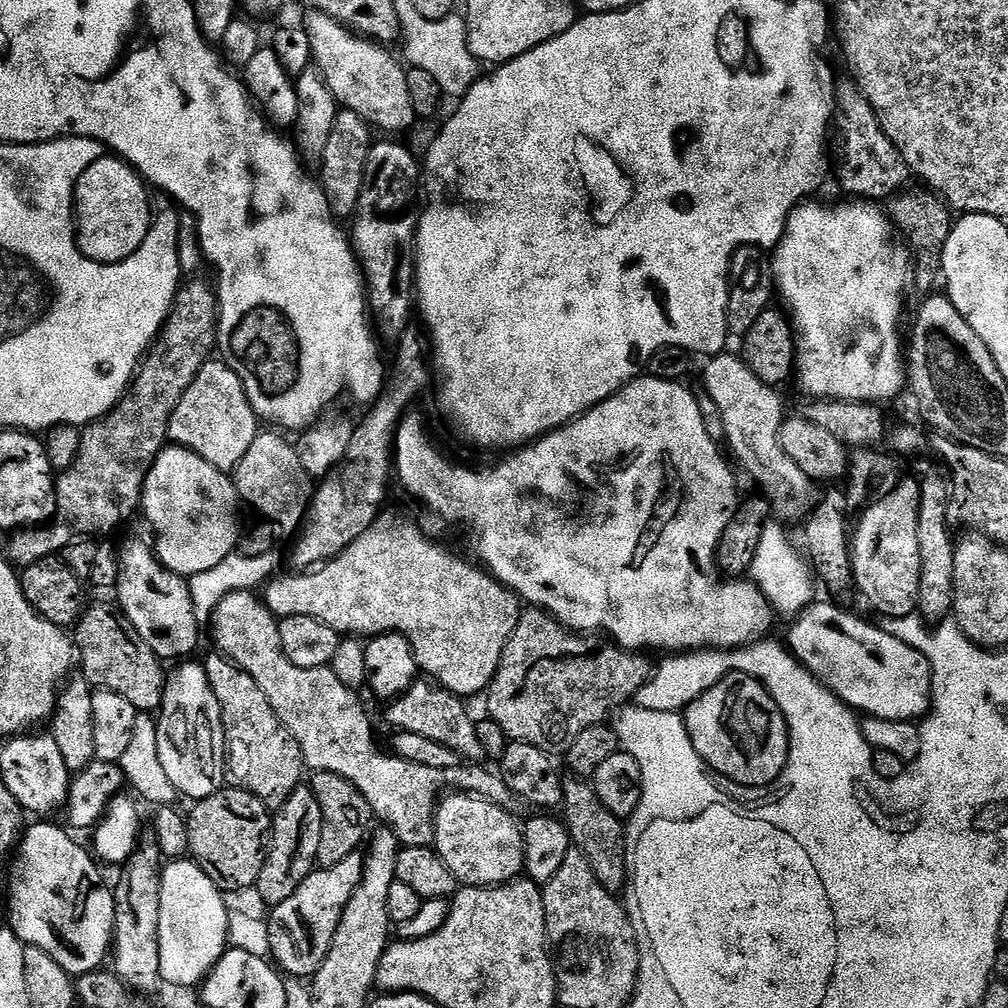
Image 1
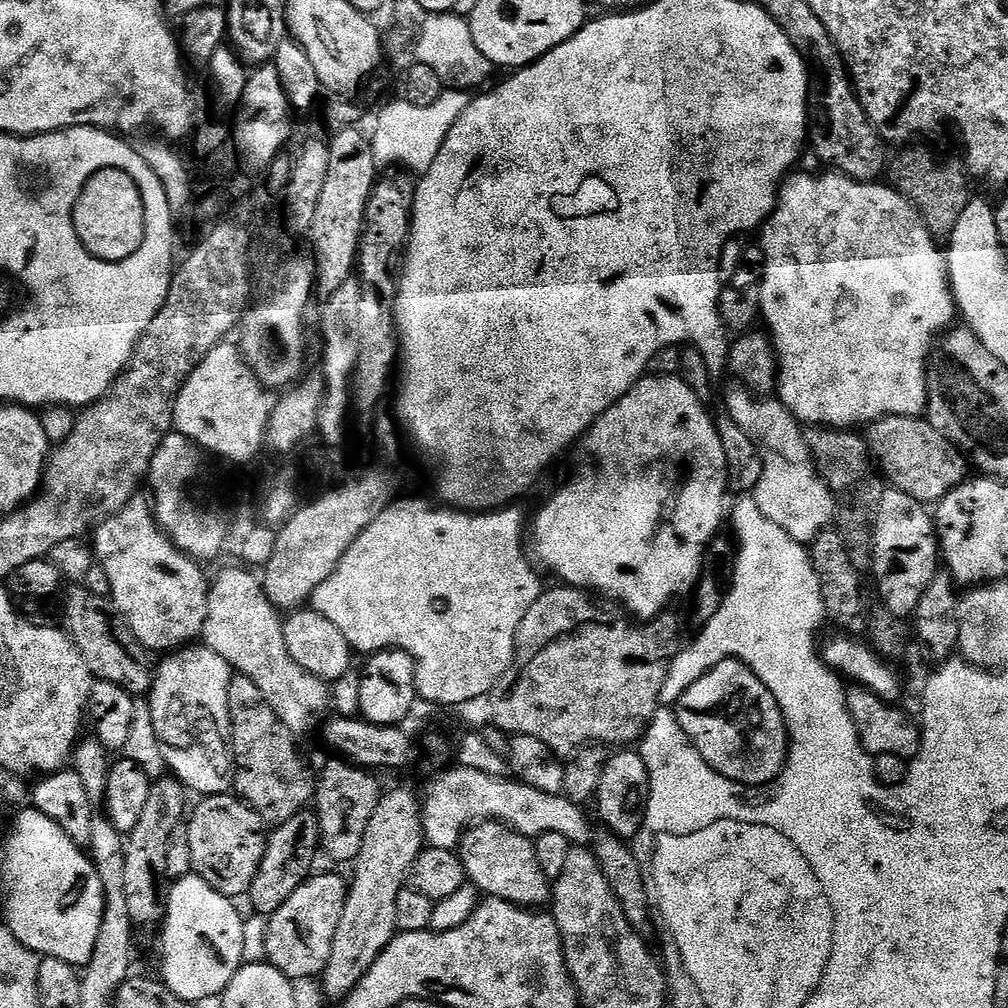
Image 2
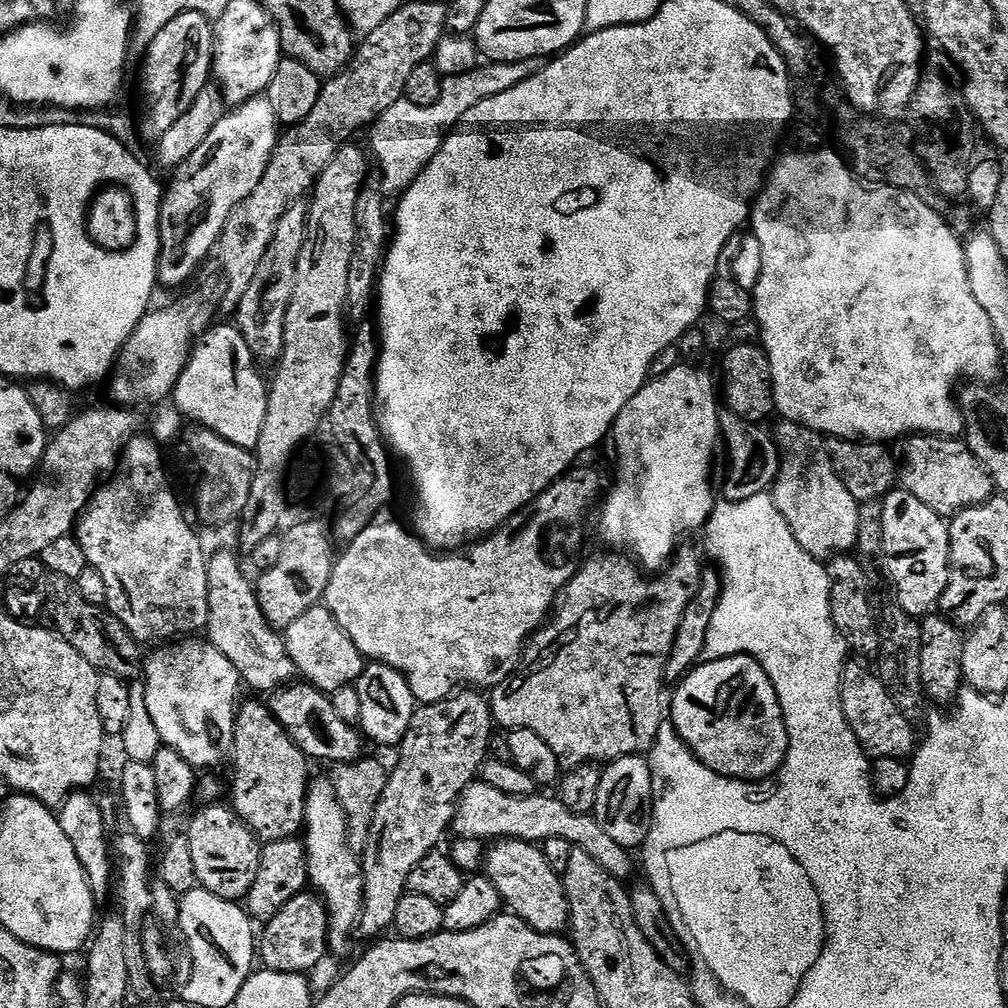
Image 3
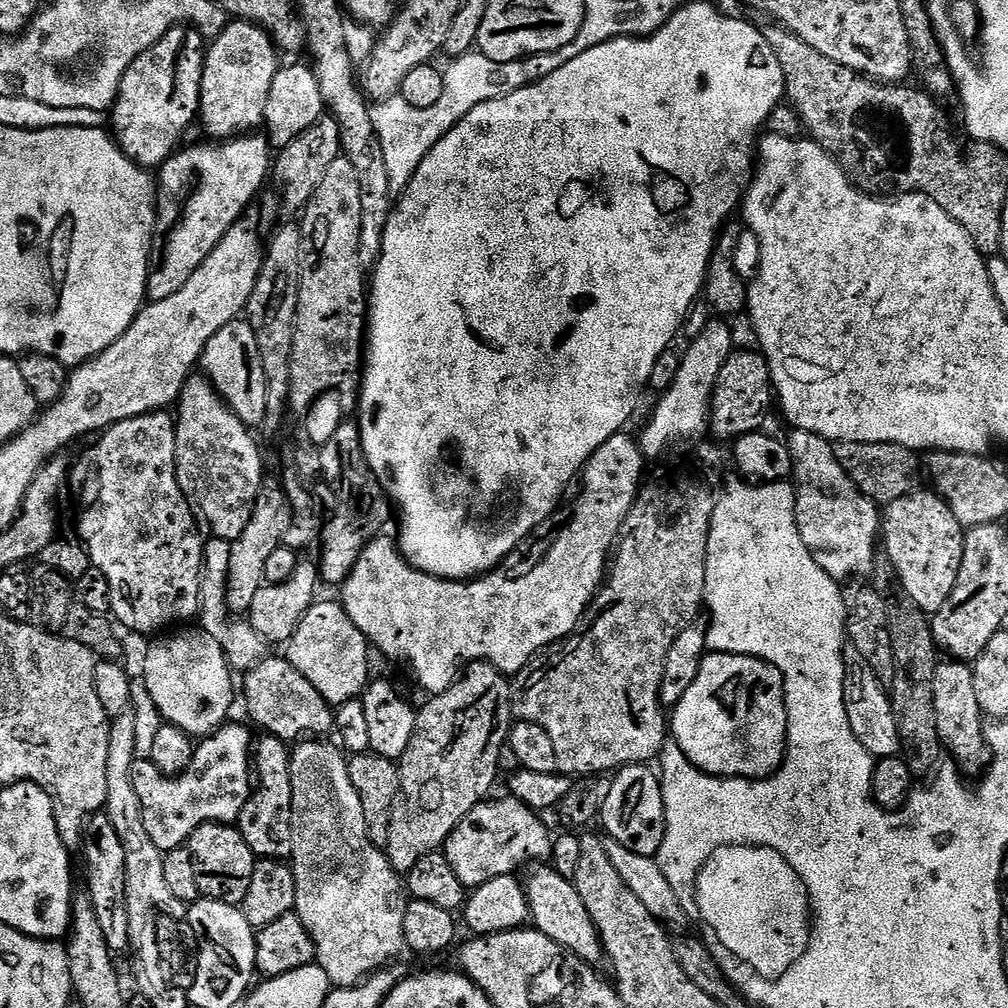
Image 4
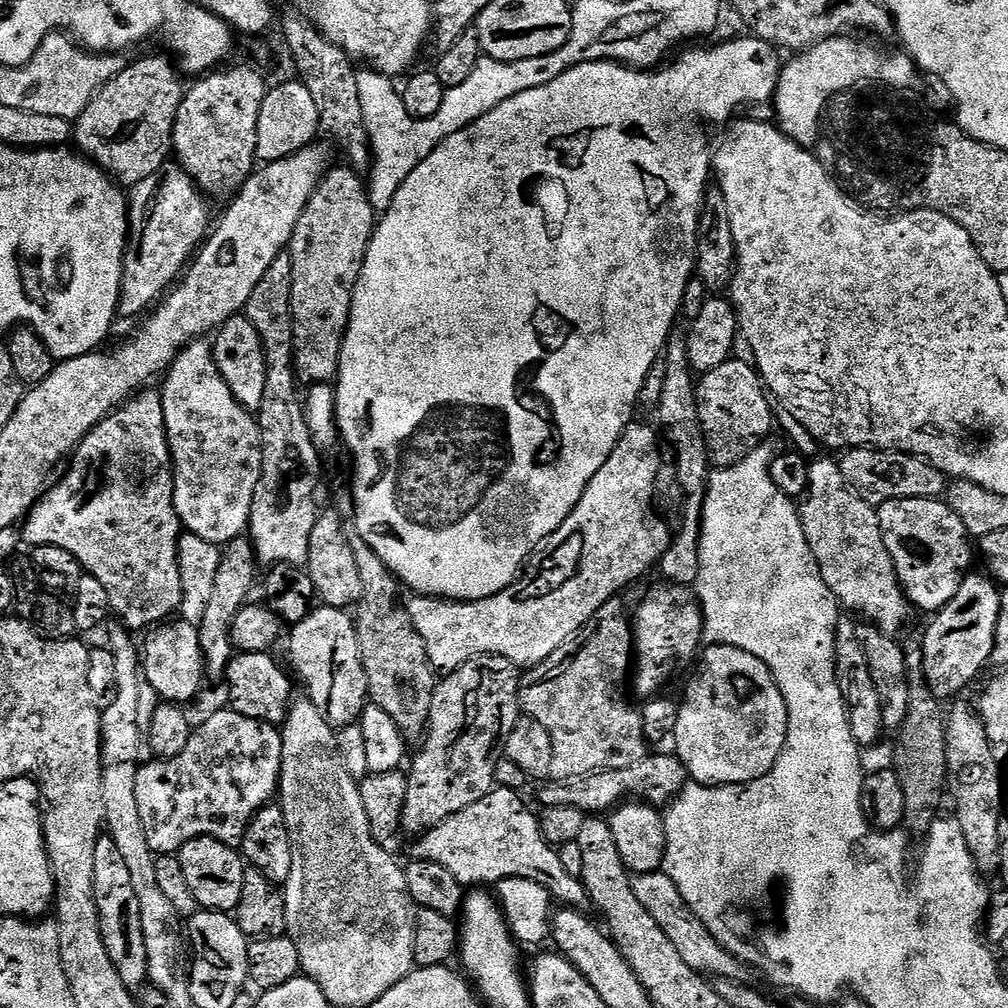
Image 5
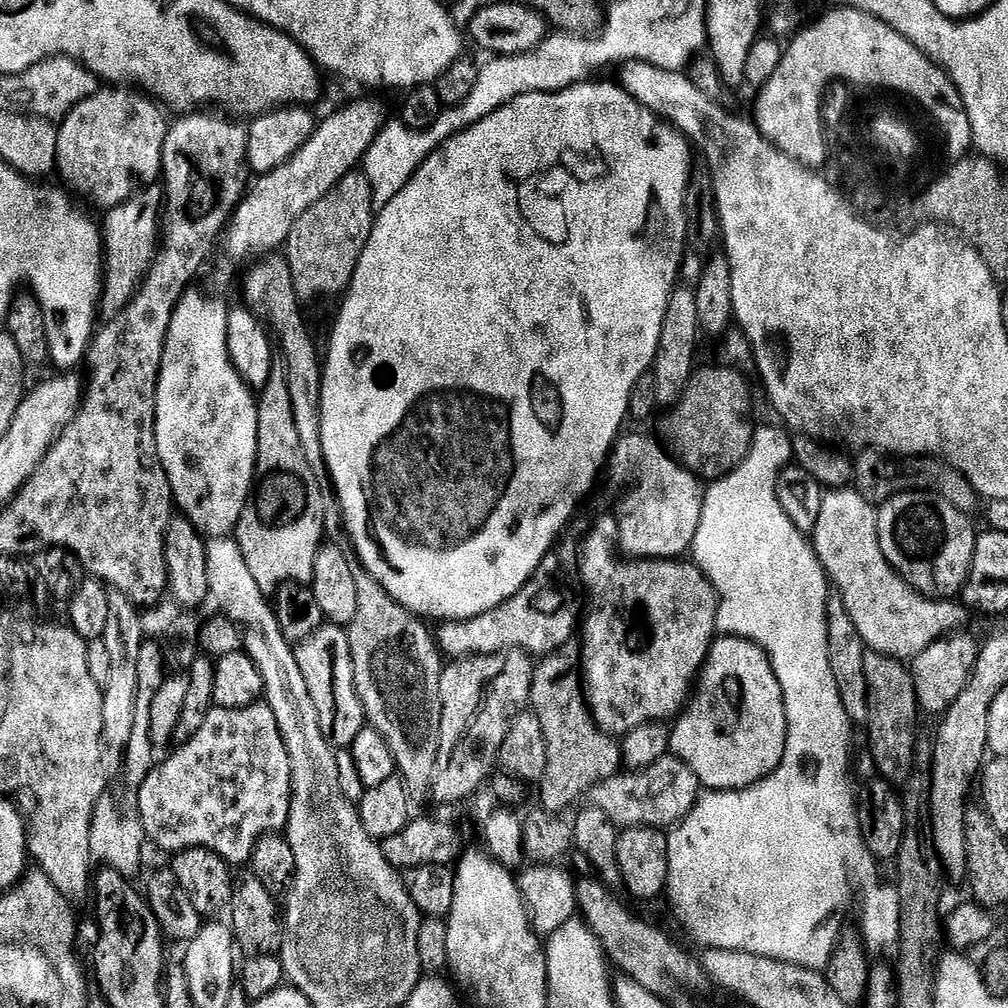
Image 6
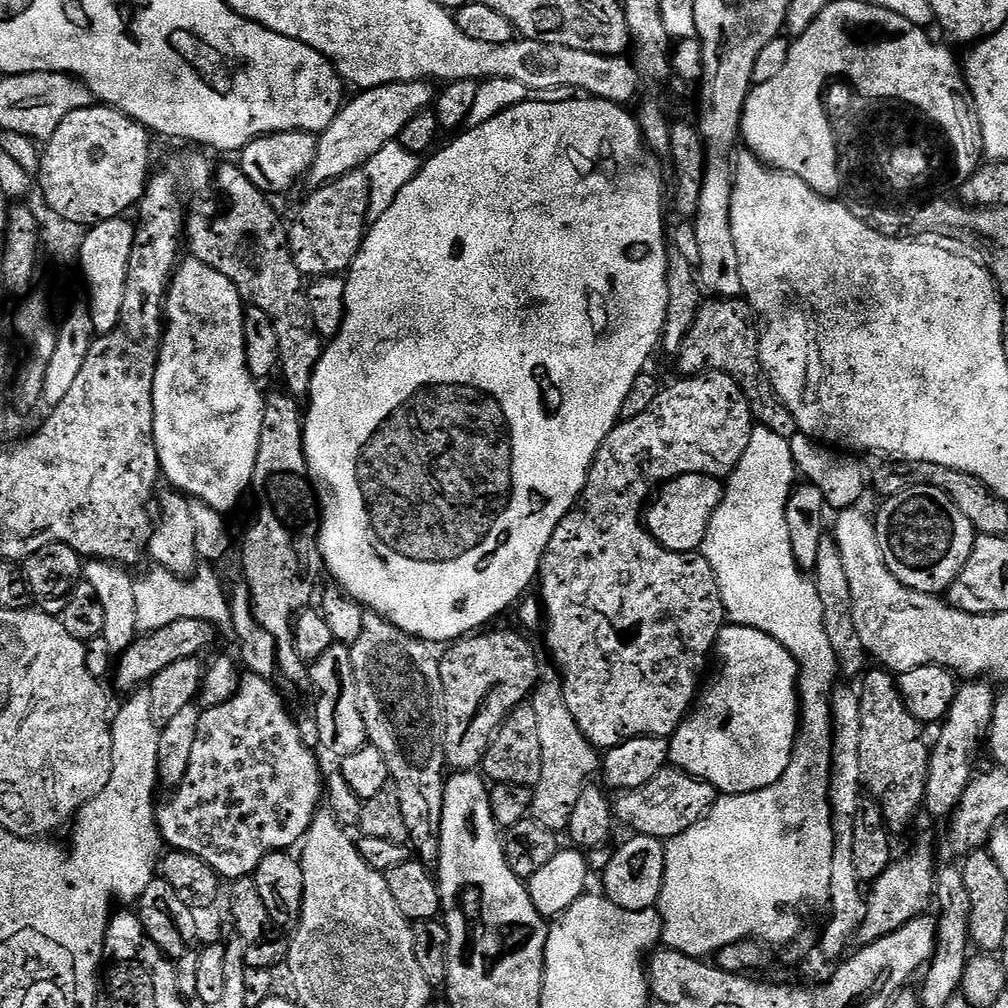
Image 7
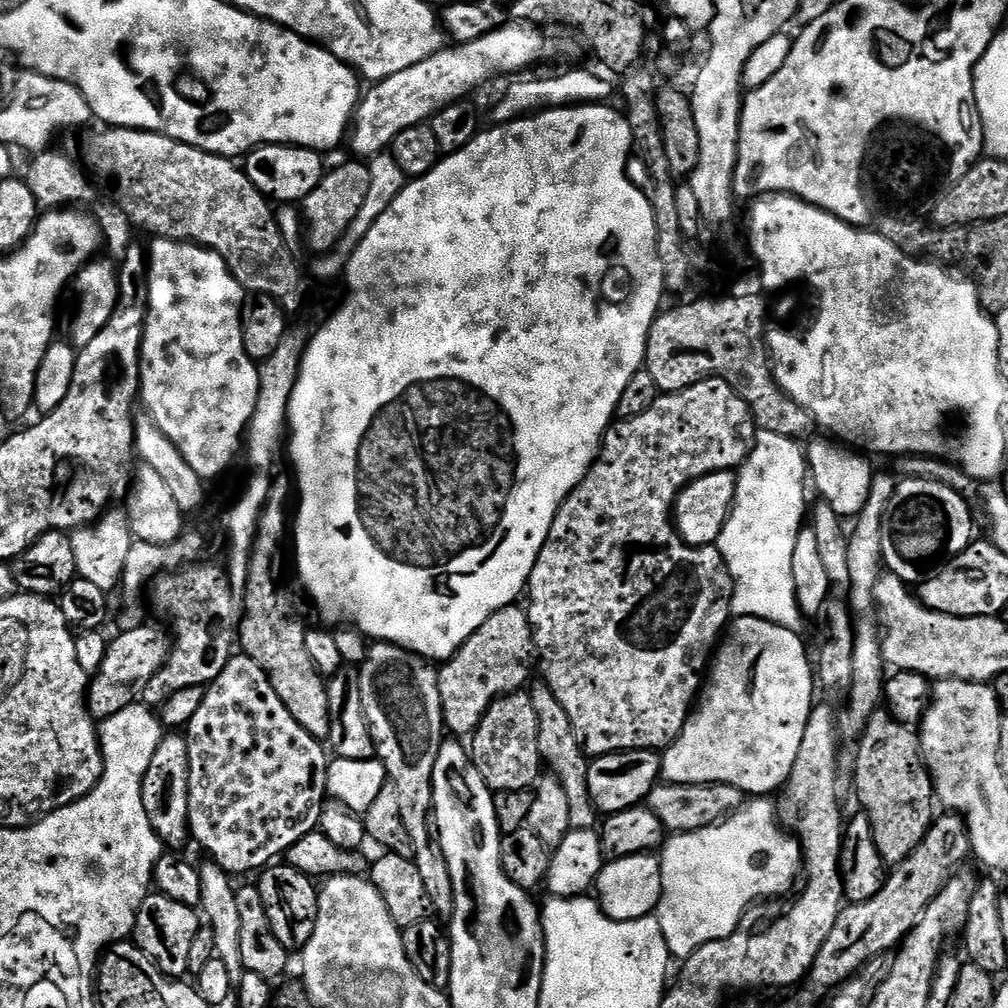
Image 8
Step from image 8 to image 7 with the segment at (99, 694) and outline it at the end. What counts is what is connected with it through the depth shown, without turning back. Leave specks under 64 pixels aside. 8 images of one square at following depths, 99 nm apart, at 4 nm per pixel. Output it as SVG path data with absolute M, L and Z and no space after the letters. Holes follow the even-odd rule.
M186 618L182 621L172 622L156 632L137 635L130 647L118 656L118 663L114 668L116 684L124 691L131 694L141 686L147 685L166 666L174 666L174 662L182 662L199 657L199 652L204 652L216 640L218 629L210 621Z

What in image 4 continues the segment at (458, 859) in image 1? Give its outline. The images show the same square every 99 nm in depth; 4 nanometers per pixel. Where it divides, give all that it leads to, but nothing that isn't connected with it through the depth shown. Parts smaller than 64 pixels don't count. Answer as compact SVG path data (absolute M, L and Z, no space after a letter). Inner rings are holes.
M540 864L532 870L528 881L525 879L522 885L525 897L528 899L528 915L536 931L558 942L567 952L573 952L584 963L599 965L599 960L605 959L604 947L575 883L556 872L552 866Z

